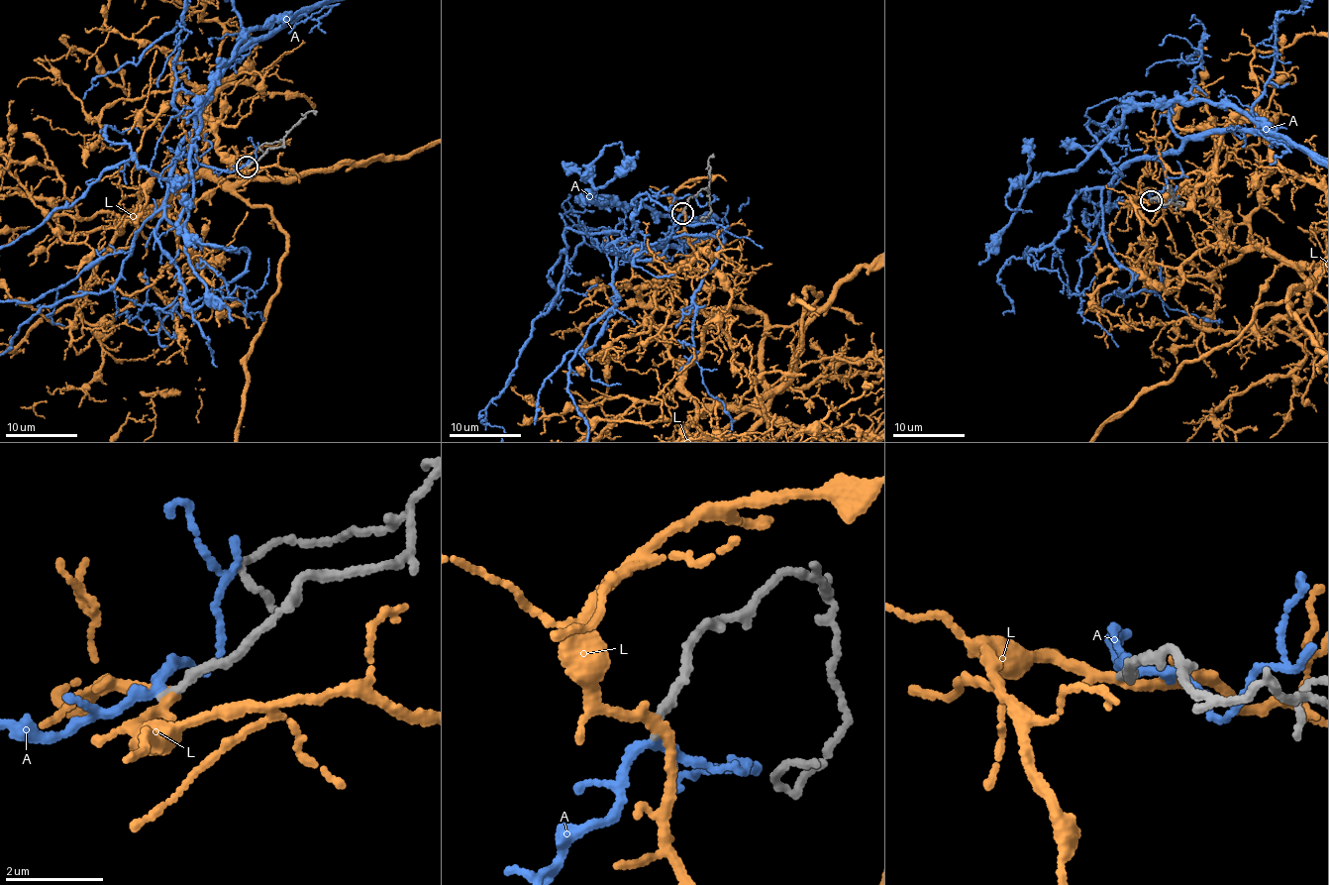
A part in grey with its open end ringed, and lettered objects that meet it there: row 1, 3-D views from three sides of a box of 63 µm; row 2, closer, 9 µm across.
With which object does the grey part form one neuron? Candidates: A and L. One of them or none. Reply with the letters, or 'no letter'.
A

